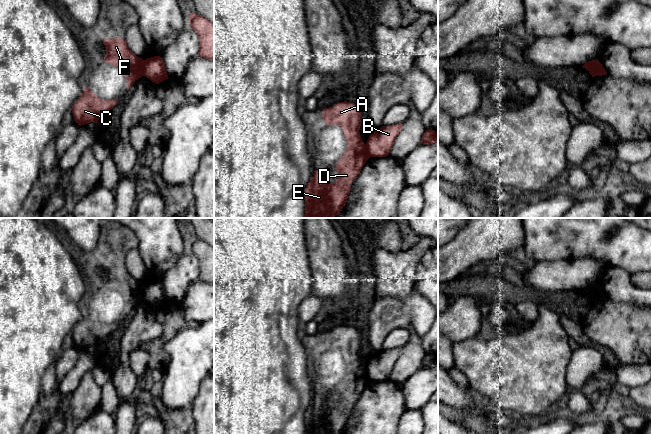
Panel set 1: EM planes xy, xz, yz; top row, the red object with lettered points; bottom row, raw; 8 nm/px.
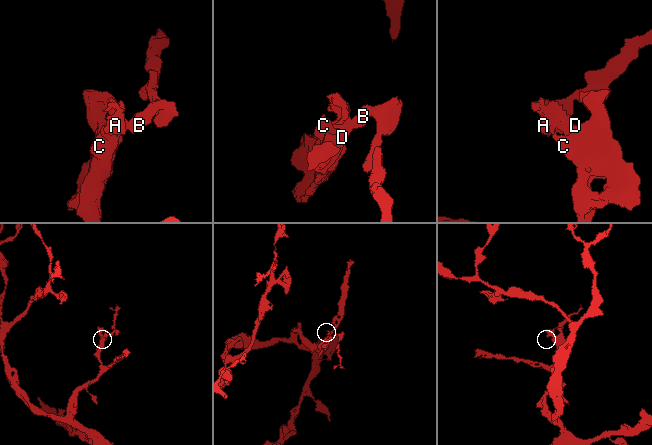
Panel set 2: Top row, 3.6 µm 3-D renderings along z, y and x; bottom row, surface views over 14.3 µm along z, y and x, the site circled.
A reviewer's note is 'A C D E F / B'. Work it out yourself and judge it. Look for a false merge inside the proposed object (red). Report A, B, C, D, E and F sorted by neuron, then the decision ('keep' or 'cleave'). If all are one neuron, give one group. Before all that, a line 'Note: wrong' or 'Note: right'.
Note: right
groups A C D E F / B; cleave

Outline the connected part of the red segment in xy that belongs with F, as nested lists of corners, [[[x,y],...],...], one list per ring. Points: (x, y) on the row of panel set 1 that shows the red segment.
[[[107,38],[103,44],[106,47],[103,61],[122,70],[127,81],[127,89],[130,89],[135,81],[143,76],[144,60],[128,48],[125,38]]]

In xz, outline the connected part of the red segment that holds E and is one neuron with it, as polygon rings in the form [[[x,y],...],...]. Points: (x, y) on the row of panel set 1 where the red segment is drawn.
[[[347,101],[323,109],[323,121],[329,126],[341,127],[347,147],[335,166],[338,172],[335,183],[327,183],[323,179],[322,173],[327,171],[326,168],[314,171],[305,188],[304,218],[334,218],[345,206],[353,180],[370,158],[359,132],[361,117],[359,107]]]

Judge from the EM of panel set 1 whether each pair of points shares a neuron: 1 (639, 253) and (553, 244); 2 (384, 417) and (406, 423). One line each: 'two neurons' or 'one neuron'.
1: one neuron
2: two neurons

